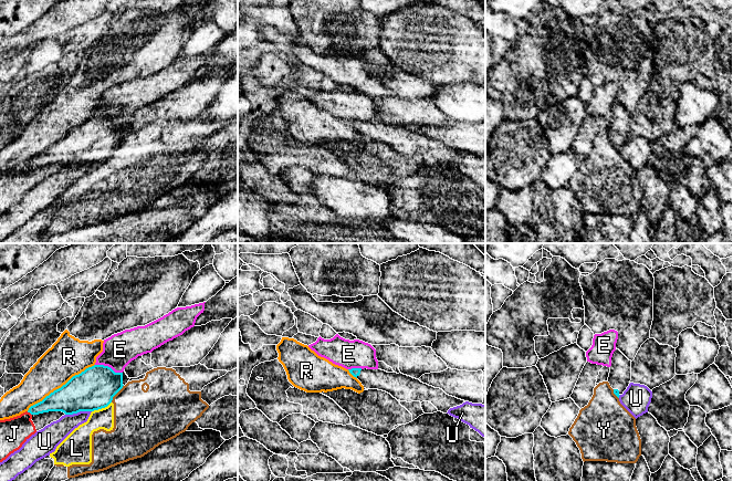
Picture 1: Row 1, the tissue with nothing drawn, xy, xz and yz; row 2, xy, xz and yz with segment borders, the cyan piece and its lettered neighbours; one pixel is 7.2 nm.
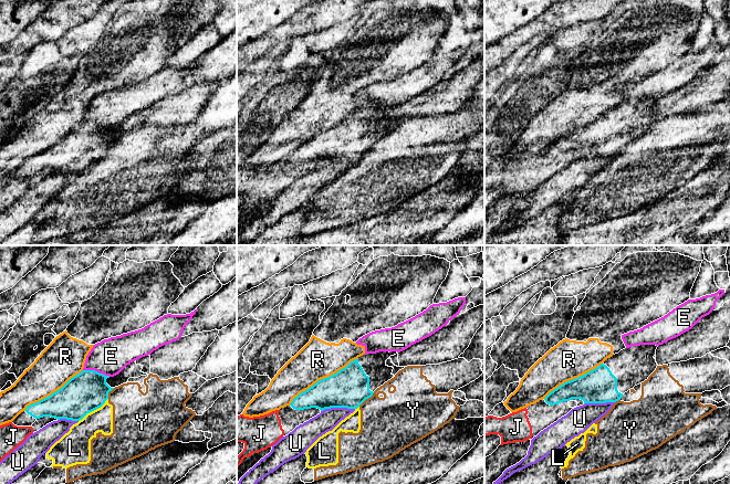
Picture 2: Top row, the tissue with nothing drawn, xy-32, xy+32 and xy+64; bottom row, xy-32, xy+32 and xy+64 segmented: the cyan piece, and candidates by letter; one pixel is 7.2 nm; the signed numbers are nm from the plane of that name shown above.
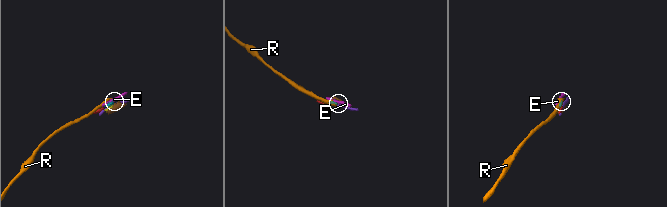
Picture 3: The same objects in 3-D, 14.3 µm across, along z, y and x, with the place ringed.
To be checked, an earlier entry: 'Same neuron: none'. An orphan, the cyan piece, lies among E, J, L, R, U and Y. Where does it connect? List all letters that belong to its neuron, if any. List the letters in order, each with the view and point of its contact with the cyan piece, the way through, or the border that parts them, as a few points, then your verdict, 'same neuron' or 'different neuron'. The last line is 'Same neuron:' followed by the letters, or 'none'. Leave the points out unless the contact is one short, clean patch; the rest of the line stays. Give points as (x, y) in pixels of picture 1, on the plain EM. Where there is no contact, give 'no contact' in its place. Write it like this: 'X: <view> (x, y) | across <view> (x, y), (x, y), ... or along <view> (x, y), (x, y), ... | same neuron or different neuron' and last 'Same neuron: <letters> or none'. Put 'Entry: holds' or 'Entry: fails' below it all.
E: xy (107, 118) | different neuron
J: xy (29, 164) | along xy (27, 164), (31, 167) | different neuron
L: xy (101, 160) | along xy (111, 154), (106, 158), (92, 164) | different neuron
R: xy (61, 139) | different neuron
U: xy (77, 164) | different neuron
Y: xy (116, 145) | along xy (123, 137), (111, 154) | different neuron
Same neuron: none
Entry: holds

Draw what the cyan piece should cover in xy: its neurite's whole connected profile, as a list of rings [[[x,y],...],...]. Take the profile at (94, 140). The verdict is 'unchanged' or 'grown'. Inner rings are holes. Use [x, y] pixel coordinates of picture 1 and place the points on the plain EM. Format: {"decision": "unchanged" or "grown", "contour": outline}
{"decision": "grown", "contour": [[[94,117],[73,128],[65,137],[31,158],[31,167],[49,164],[62,164],[73,167],[80,164],[94,164],[107,159],[113,149],[130,130],[123,125],[115,125],[111,119]]]}

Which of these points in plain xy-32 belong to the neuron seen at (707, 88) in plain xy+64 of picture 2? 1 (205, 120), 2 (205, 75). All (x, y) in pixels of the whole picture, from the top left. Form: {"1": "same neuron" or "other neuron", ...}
{"1": "other neuron", "2": "other neuron"}

